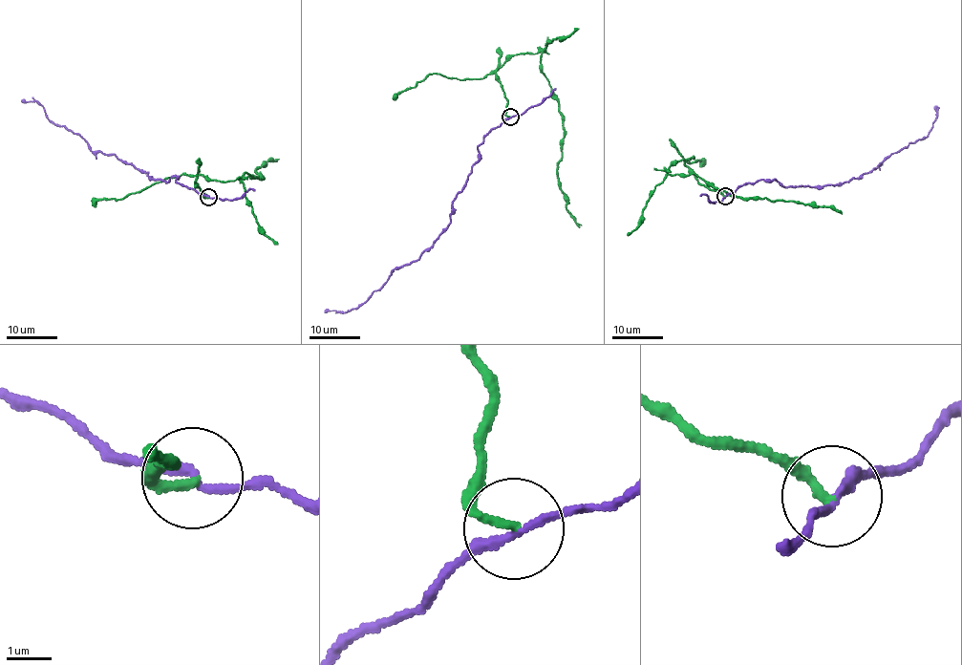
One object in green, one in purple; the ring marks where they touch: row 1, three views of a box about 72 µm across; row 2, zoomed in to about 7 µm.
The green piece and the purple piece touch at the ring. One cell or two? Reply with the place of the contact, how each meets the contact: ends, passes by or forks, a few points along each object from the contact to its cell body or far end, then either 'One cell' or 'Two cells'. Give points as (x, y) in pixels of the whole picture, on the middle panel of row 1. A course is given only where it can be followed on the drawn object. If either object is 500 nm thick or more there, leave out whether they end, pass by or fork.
Place: (510, 117). At the ring green ends. At the ring purple passes by. Course of green: (510, 117), (499, 68), (515, 54), (541, 52), (541, 72), (562, 115), (559, 187), (567, 212), (582, 225). Course of purple: (510, 117), (477, 146), (479, 160), (452, 204), (451, 224), (432, 246), (395, 268), (356, 308), (324, 312). Two cells

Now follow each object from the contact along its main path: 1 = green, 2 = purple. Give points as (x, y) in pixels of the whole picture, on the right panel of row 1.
1: (725, 197), (701, 185), (684, 160), (670, 165), (672, 175), (694, 174), (729, 194), (840, 211)
2: (725, 197), (758, 180), (796, 187), (833, 185), (857, 179), (927, 136), (938, 106)

